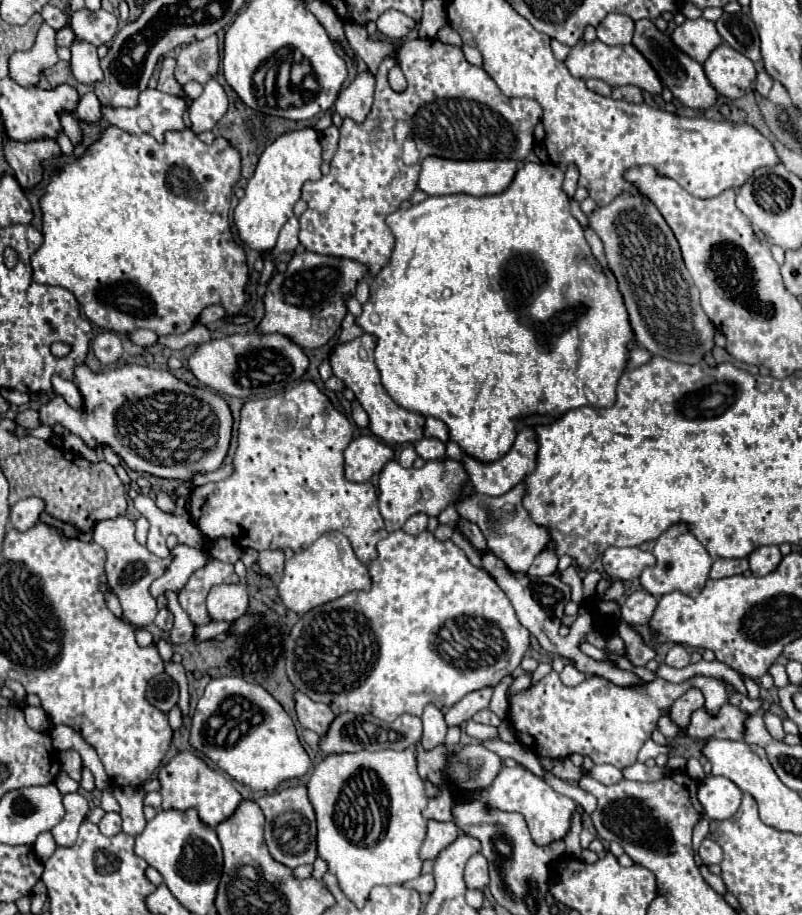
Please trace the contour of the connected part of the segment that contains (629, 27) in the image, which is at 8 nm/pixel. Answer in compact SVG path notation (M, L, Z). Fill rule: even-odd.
M609 14L597 26L597 38L609 46L623 46L623 44L631 44L633 30L635 30L635 22L627 18L627 14Z

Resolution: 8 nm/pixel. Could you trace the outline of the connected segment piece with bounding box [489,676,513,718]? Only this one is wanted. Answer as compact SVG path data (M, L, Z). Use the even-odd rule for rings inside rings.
M507 676L503 678L503 682L499 686L495 686L495 692L493 692L493 700L489 704L489 708L499 716L499 718L507 718L507 710L509 710L509 704L507 704L507 688L513 684L513 676Z

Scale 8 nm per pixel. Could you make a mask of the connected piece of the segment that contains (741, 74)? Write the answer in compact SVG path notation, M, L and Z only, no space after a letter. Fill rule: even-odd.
M727 44L717 46L703 68L713 88L727 98L741 98L757 78L753 62Z

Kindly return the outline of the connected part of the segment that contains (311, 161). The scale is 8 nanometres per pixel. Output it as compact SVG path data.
M301 128L275 138L261 154L255 174L245 186L245 196L235 208L235 224L241 240L245 240L253 250L271 250L277 242L279 230L293 216L293 206L301 198L301 188L307 180L321 178L321 142L315 128Z

